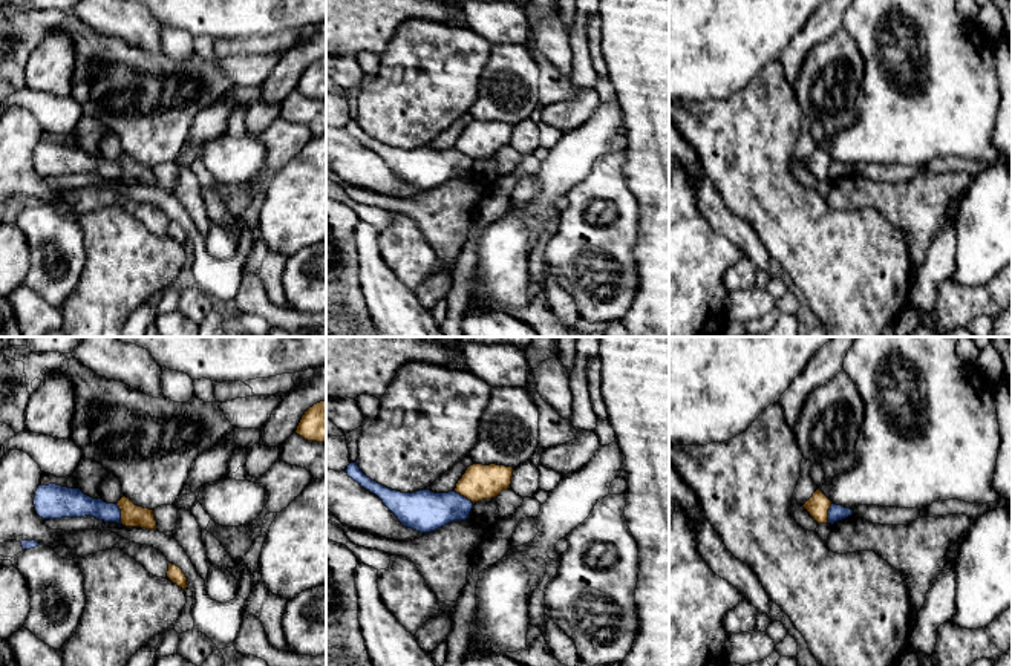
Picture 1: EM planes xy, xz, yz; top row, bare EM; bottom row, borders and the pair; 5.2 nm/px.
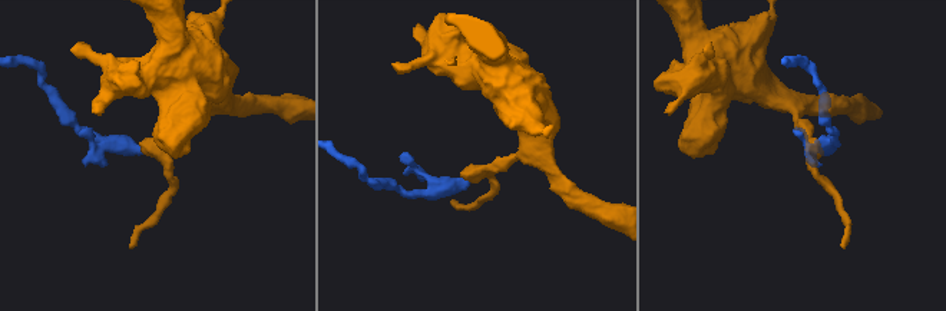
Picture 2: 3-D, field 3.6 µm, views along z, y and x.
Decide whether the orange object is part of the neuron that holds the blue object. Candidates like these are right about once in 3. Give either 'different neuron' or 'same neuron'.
different neuron

